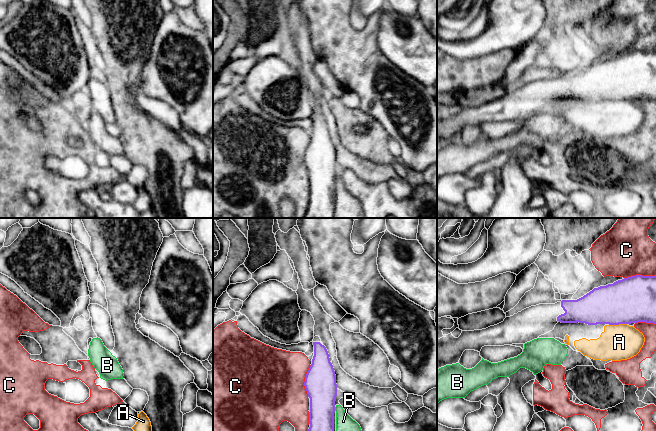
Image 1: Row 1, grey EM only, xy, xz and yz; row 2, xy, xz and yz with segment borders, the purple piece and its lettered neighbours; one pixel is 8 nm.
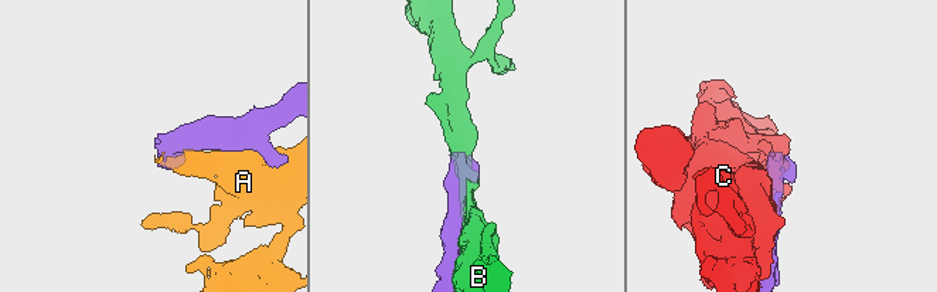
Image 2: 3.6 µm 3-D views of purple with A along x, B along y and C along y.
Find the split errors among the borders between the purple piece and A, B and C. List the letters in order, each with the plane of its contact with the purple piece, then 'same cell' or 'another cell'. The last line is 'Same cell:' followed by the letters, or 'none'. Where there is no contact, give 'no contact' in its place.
A: meets purple in yz; another cell
B: meets purple in xz; another cell
C: meets purple in xz; another cell
Same cell: none

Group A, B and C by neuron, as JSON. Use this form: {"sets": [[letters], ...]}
{"sets": [["A"], ["B"], ["C"]]}

